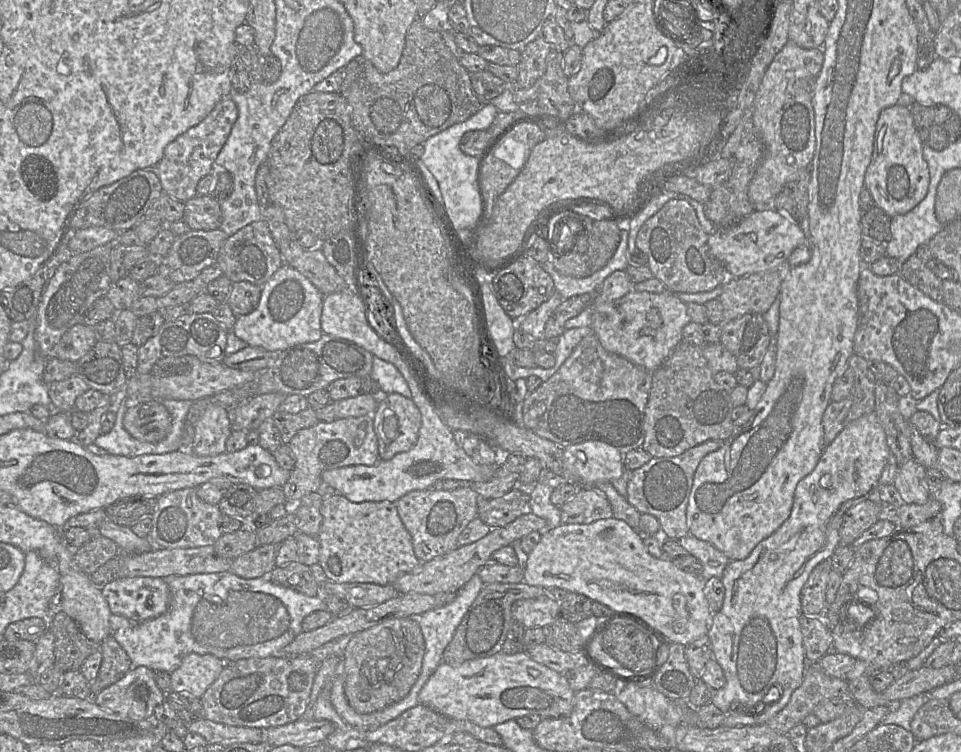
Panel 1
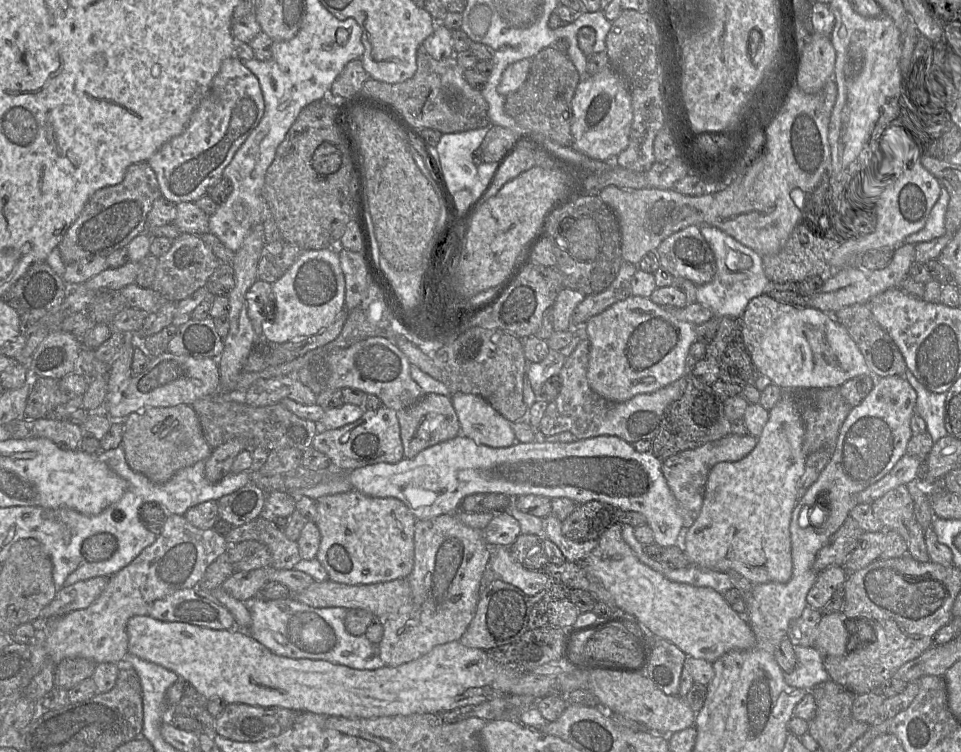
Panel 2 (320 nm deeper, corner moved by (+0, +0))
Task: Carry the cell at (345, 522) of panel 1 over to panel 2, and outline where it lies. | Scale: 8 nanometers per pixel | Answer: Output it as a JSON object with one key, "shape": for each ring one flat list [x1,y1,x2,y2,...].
{"shape":[[357,490,322,496,316,500,314,522,320,532,320,544,315,559,323,566,328,579,346,585,375,584,407,578,414,563,414,527,417,518,396,498,375,498]]}

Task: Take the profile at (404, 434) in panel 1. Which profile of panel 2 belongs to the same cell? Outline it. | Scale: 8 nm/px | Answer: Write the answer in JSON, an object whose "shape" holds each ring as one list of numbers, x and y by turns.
{"shape":[[425,394,411,406,397,411,404,458,414,458,422,450,460,435,460,423,450,397]]}

